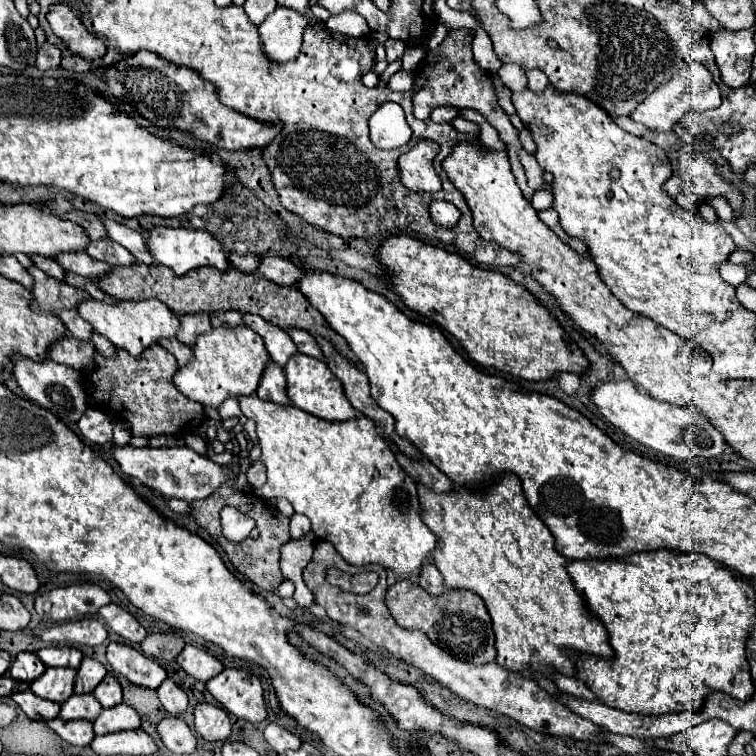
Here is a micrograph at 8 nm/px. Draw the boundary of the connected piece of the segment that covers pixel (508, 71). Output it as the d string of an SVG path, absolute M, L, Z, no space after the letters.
M504 63L504 65L500 67L500 71L498 71L498 77L502 79L502 83L504 83L512 93L526 89L524 83L528 83L528 79L526 79L526 75L524 75L524 69L516 67L514 63L510 63L510 65Z

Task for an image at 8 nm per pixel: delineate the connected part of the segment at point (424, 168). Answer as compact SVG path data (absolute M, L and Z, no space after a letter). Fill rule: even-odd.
M418 141L408 153L398 159L400 177L410 191L436 193L440 191L440 179L432 167L438 153L438 145L432 141Z

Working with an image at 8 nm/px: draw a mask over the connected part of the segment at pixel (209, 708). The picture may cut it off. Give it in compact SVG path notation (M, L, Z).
M200 703L194 709L194 729L204 741L224 741L230 735L230 717L222 707Z

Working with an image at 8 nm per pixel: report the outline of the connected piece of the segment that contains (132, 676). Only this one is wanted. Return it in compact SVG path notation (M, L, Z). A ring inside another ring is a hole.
M110 643L108 645L108 663L120 675L124 675L130 683L158 689L158 685L166 679L166 671L154 661L144 657L130 645Z

